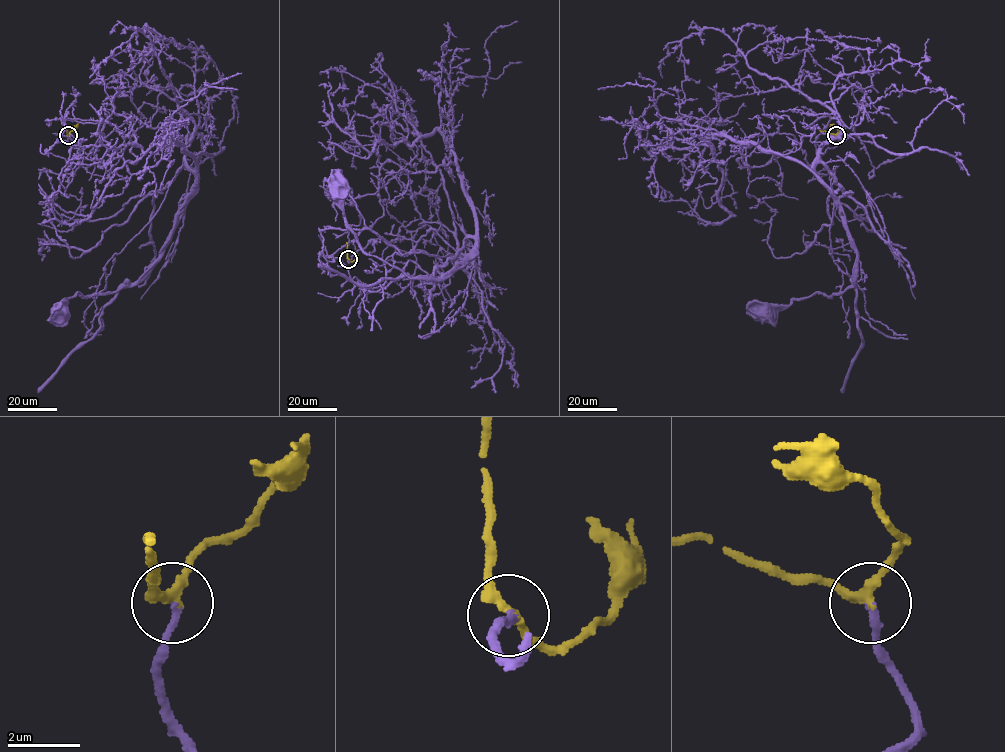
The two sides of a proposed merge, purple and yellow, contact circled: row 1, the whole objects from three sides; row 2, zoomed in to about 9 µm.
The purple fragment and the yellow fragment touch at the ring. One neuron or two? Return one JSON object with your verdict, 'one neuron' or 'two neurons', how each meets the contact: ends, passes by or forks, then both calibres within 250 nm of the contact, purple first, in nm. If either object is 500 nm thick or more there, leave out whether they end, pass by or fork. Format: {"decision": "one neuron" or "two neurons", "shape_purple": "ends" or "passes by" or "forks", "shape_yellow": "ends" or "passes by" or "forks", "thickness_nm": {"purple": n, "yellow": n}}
{"decision": "one neuron", "shape_purple": "ends", "shape_yellow": "passes by", "thickness_nm": {"purple": 200, "yellow": 260}}

